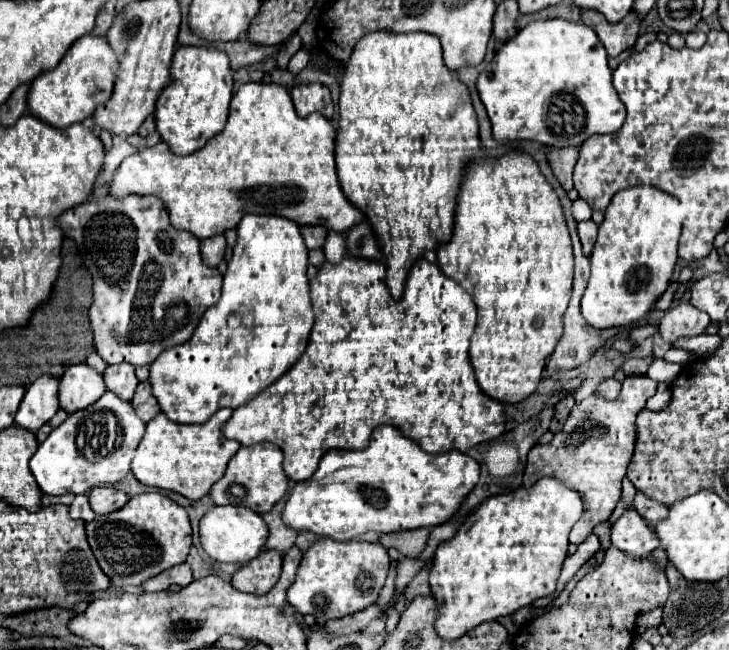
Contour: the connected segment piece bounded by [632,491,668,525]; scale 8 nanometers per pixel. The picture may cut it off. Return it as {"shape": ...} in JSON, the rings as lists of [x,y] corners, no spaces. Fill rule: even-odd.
{"shape":[[[642,491],[636,493],[632,507],[634,507],[644,519],[648,519],[650,525],[658,523],[658,519],[664,519],[664,517],[666,517],[666,511],[668,511],[666,505],[662,505],[660,501],[654,501],[654,499],[650,499],[650,497],[646,497]]]}

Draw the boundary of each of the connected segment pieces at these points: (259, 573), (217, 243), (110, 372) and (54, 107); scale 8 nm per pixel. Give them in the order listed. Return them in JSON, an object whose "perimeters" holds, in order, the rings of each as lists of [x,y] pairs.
{"perimeters":[[[[266,549],[232,575],[232,585],[244,593],[264,595],[276,585],[280,569],[282,569],[282,553],[276,549]]],[[[214,235],[214,237],[206,239],[206,241],[202,241],[202,245],[200,245],[202,261],[208,267],[216,267],[222,261],[222,257],[224,257],[224,249],[226,249],[224,235]]],[[[130,363],[108,365],[104,371],[104,381],[110,391],[114,391],[118,397],[122,397],[126,401],[132,399],[136,387],[138,387],[138,377]]],[[[84,35],[68,49],[68,53],[52,71],[46,71],[32,81],[28,109],[32,115],[58,129],[70,127],[72,123],[82,123],[112,97],[116,71],[118,59],[108,39],[104,35]]]]}

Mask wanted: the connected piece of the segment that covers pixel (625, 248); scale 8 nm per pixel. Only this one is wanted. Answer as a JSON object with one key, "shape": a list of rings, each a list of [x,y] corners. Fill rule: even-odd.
{"shape":[[[638,185],[638,187],[618,191],[612,197],[606,209],[606,217],[598,227],[598,239],[590,255],[592,275],[582,297],[582,315],[592,327],[606,329],[606,327],[630,325],[642,319],[650,311],[654,301],[666,291],[672,279],[672,273],[678,261],[680,229],[682,229],[682,213],[680,213],[678,199],[658,187]]]}

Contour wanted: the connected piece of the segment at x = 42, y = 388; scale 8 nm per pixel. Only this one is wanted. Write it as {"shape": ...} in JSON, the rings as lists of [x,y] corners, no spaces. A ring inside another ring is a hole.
{"shape":[[[40,375],[32,385],[28,385],[14,423],[30,431],[38,431],[56,415],[58,409],[58,379],[52,375]]]}

